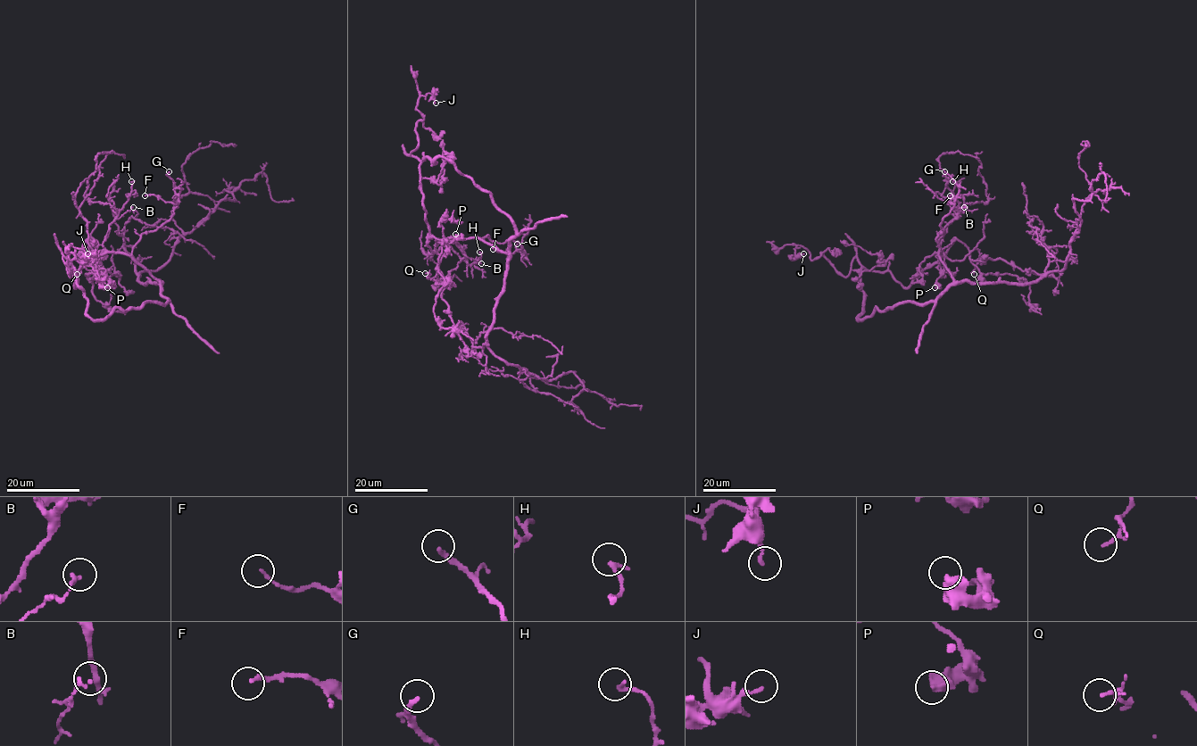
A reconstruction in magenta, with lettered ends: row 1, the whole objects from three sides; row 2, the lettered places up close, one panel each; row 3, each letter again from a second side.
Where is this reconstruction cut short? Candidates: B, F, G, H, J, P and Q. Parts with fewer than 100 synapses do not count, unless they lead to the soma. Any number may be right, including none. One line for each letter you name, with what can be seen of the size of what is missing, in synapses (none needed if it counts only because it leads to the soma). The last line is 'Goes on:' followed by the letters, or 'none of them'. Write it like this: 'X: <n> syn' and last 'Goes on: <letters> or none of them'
Goes on: none of them

